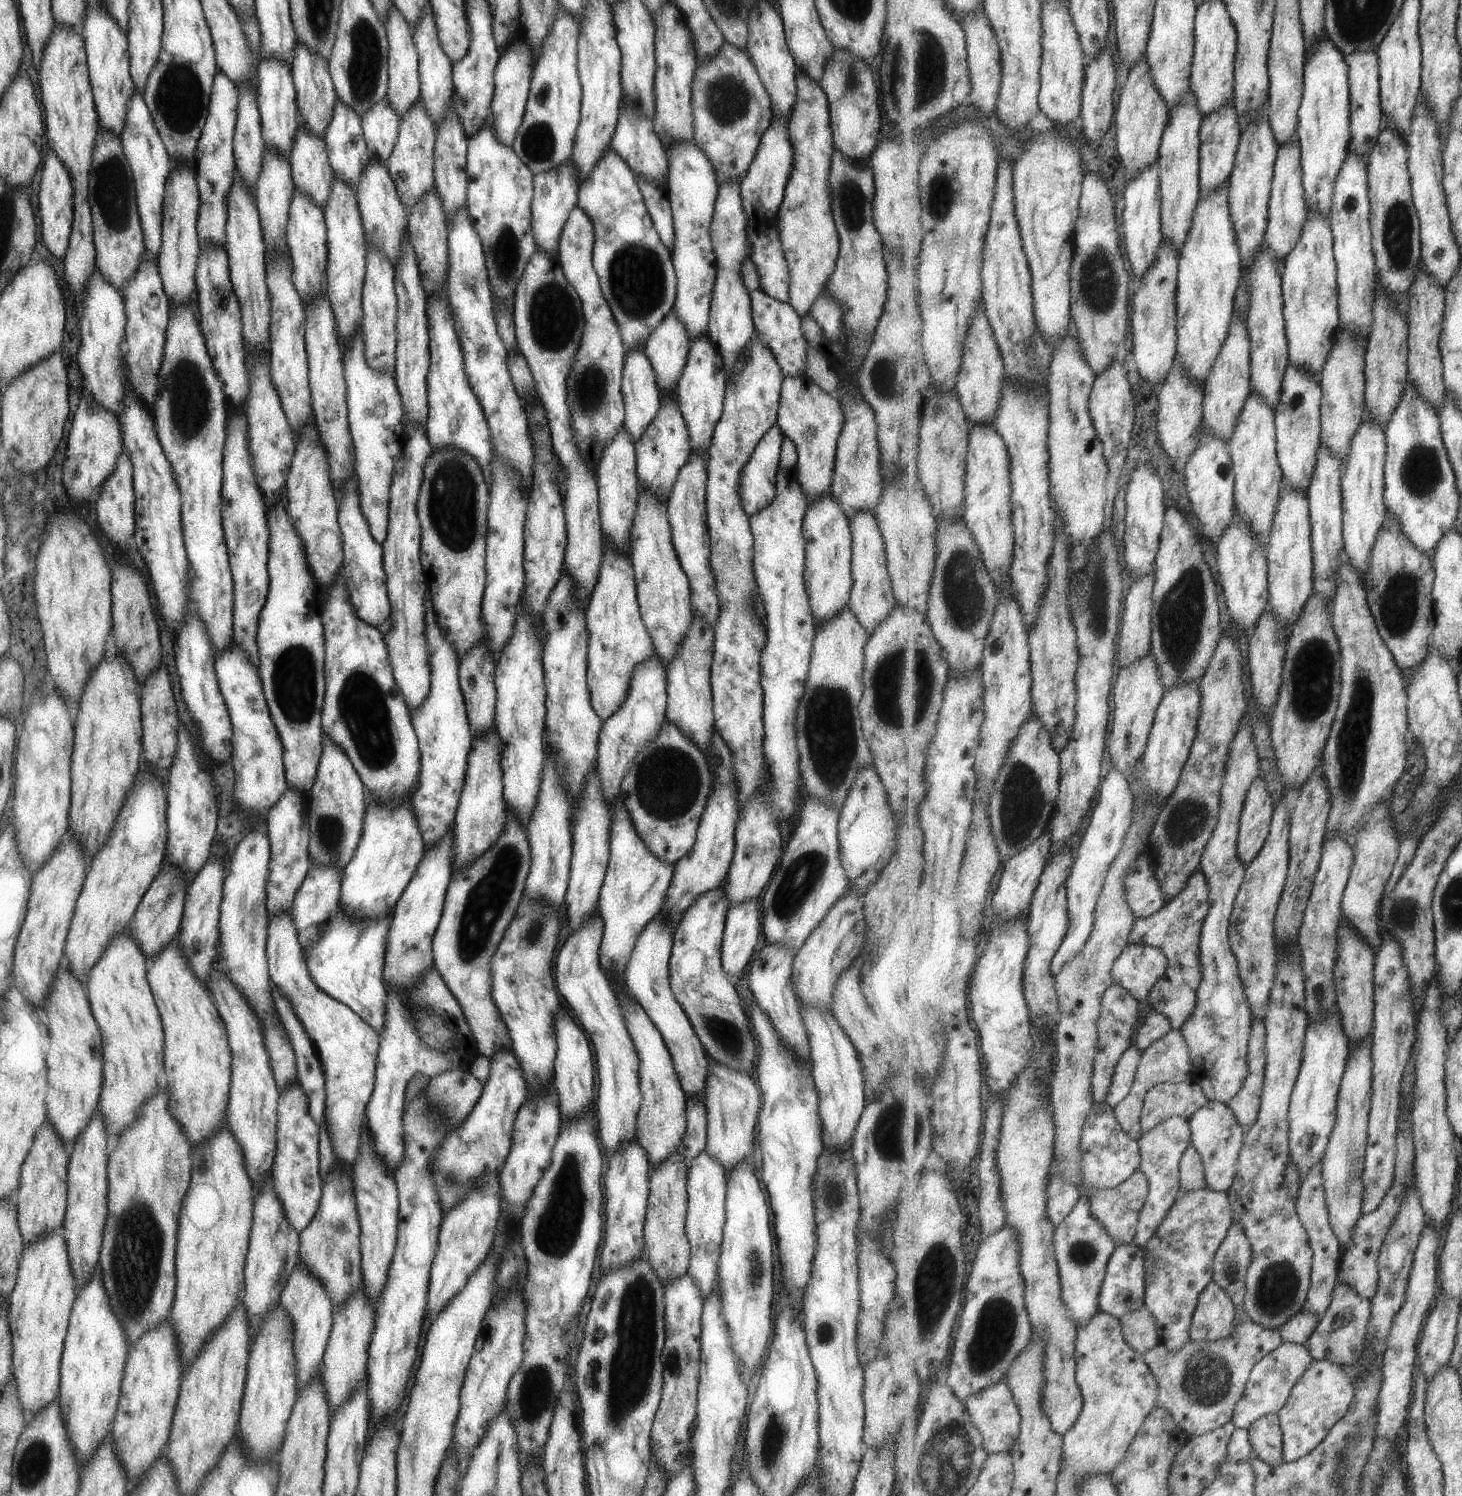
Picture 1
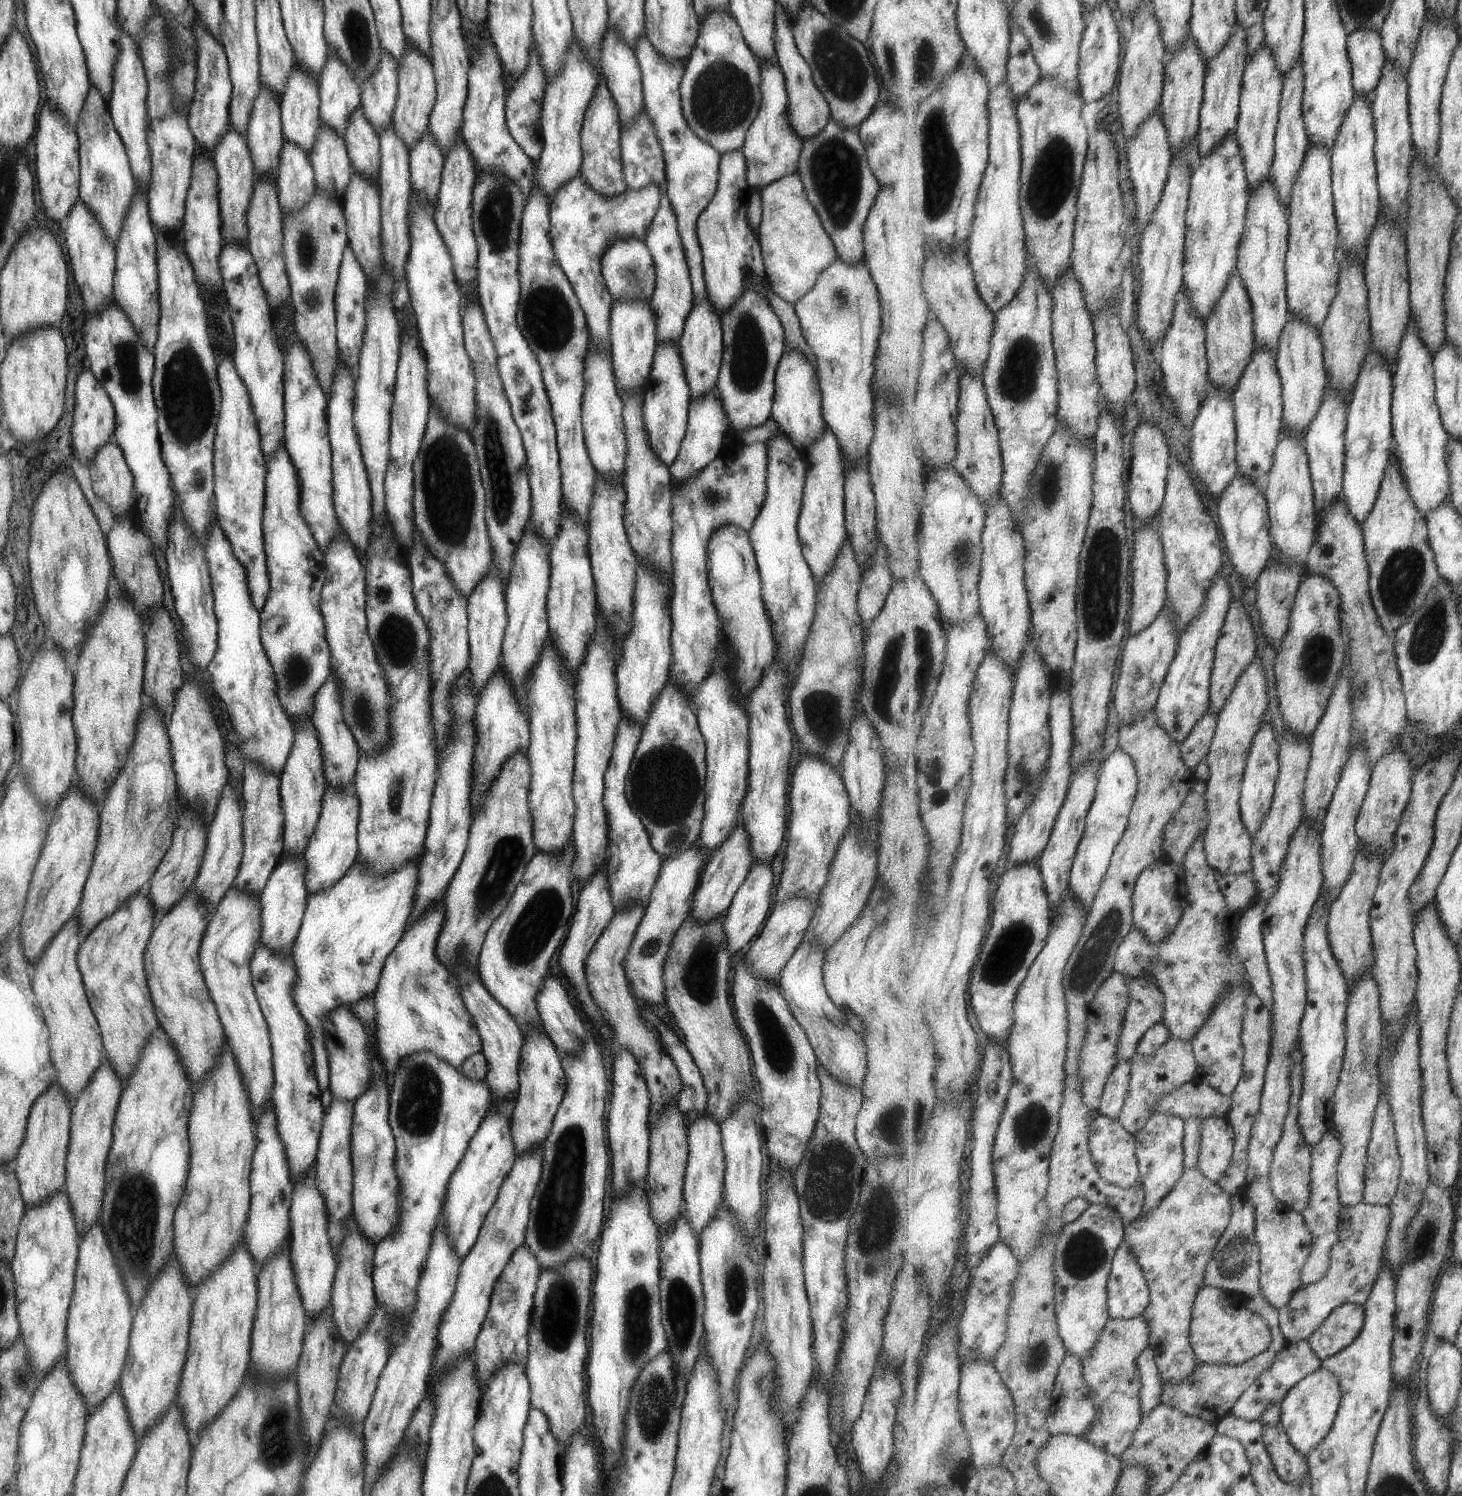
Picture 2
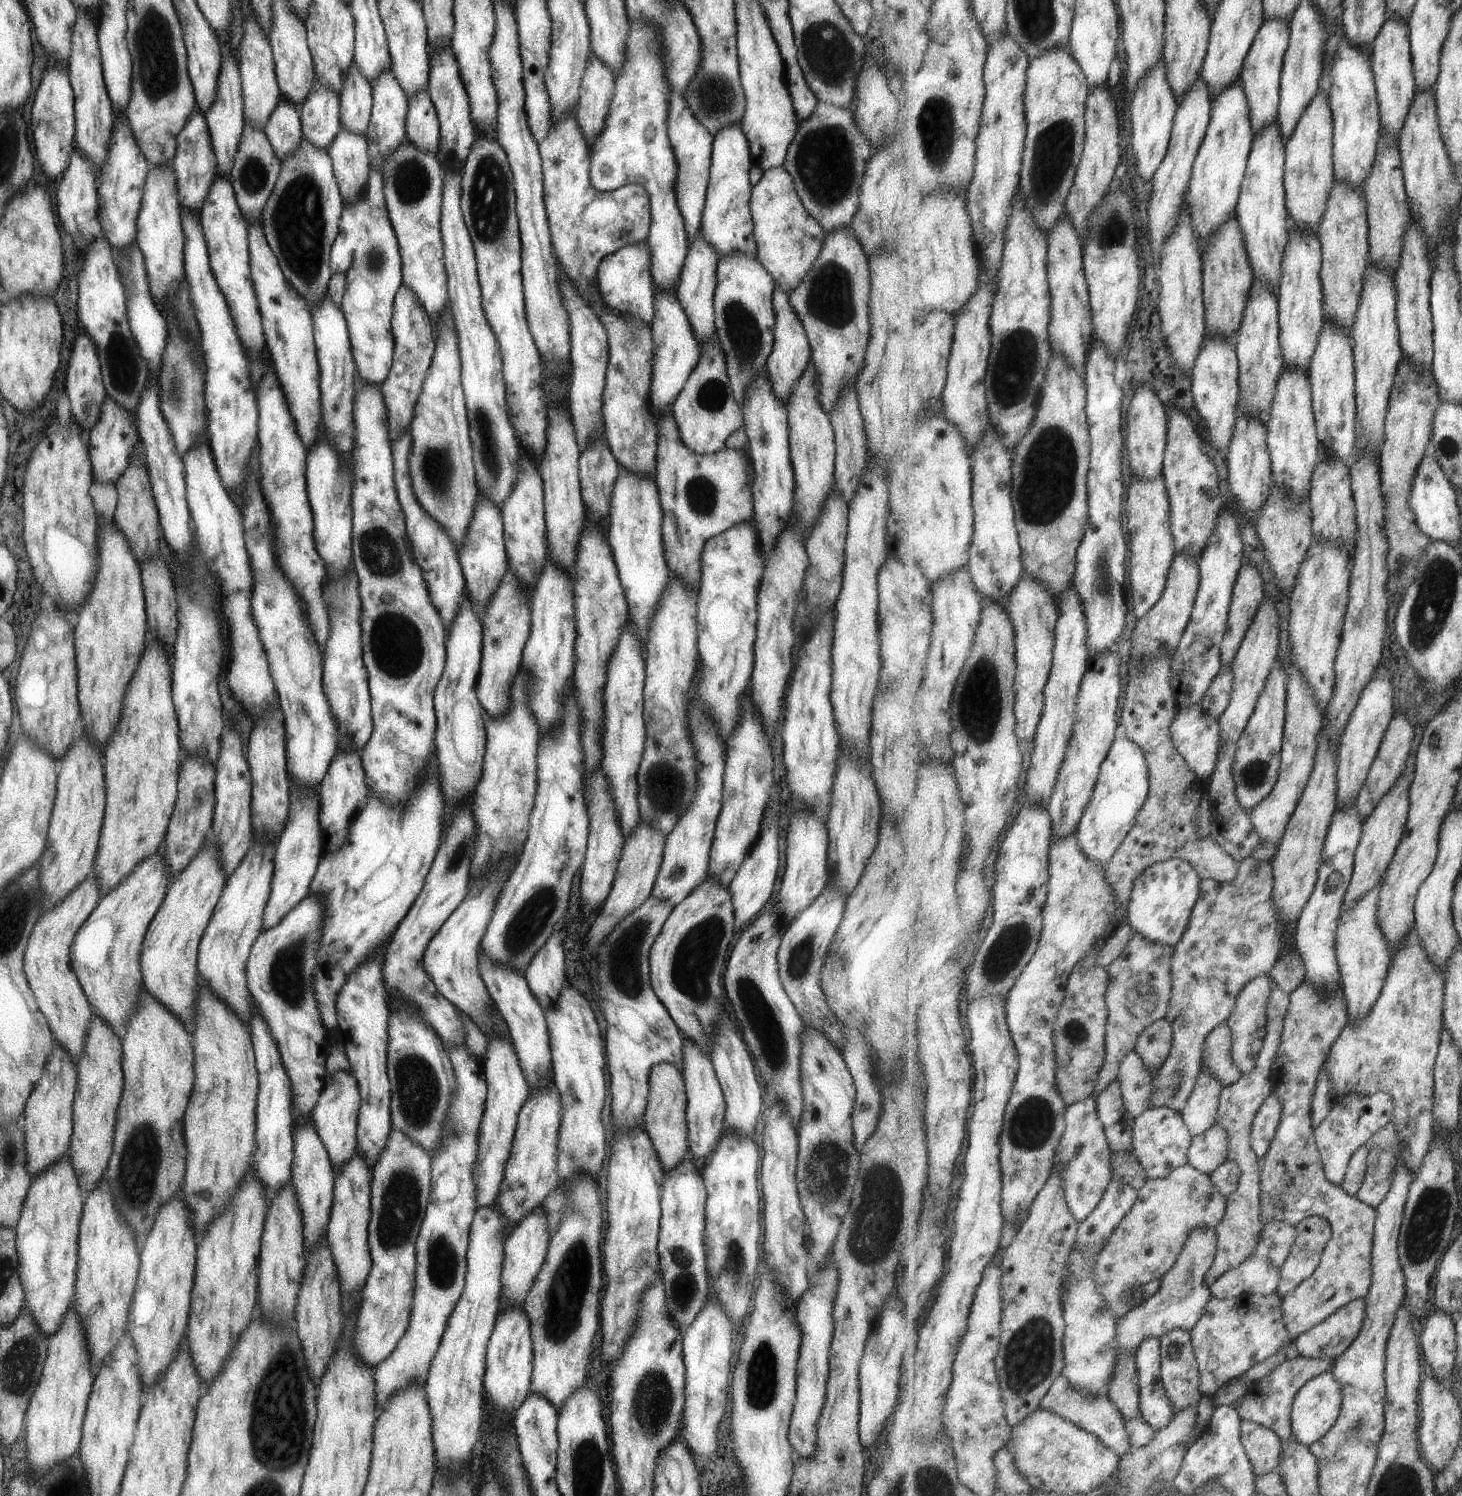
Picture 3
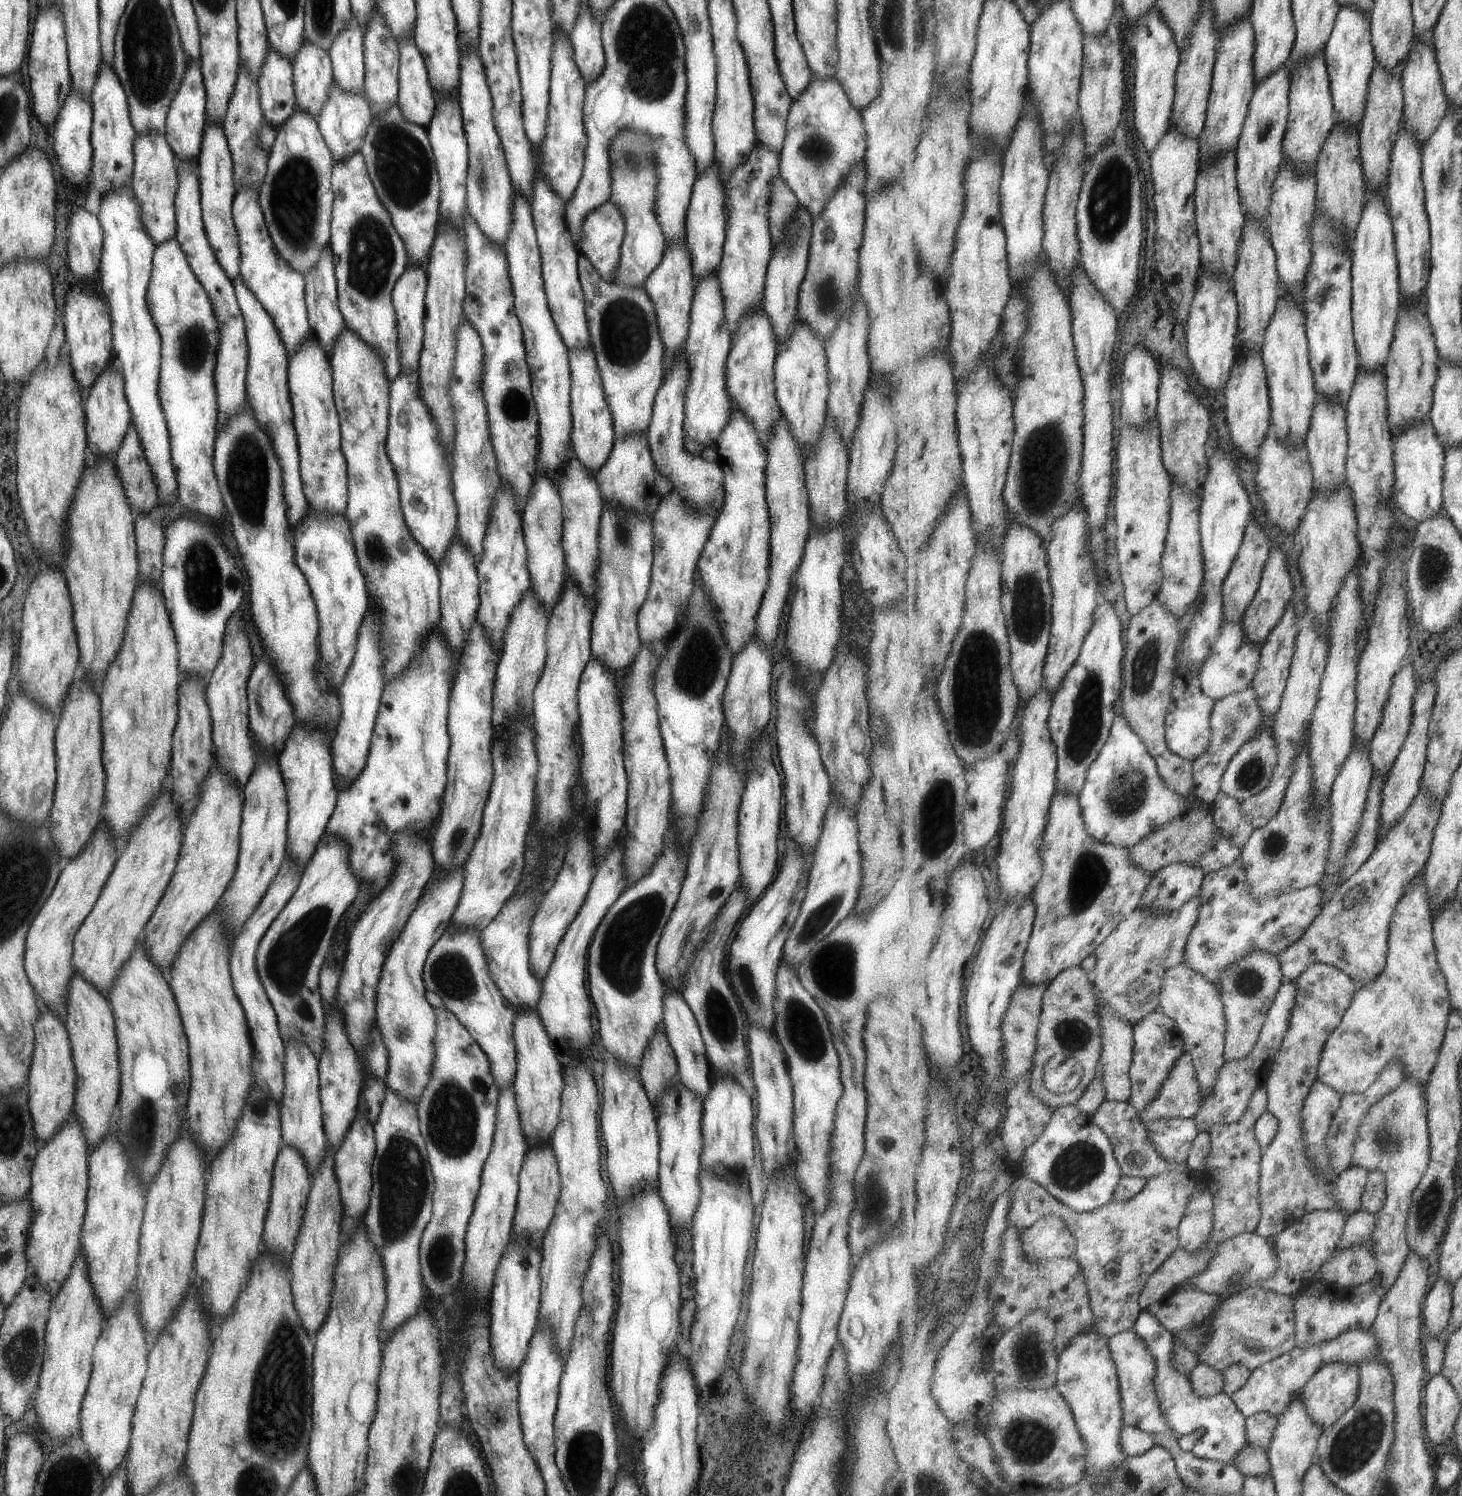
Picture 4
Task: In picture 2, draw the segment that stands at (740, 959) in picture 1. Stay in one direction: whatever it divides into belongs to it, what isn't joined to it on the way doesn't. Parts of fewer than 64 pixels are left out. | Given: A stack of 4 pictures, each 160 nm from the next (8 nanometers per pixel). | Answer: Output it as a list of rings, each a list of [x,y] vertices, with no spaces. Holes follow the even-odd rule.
[[[755,863],[750,866],[747,876],[735,891],[732,901],[725,912],[724,921],[722,924],[727,950],[731,955],[739,952],[759,930],[759,926],[763,924],[763,919],[766,917],[769,910],[769,894],[771,894],[771,880],[773,874],[769,870],[767,863]]]

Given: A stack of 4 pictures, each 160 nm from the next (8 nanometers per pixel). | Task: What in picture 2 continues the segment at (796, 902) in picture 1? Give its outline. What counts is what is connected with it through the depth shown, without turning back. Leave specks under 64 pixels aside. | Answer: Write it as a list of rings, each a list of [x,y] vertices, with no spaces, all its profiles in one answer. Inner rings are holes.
[[[805,753],[805,758],[793,770],[793,778],[789,784],[789,834],[787,834],[787,850],[783,872],[775,890],[775,903],[780,903],[788,895],[806,895],[817,897],[821,887],[826,883],[828,867],[831,864],[840,838],[850,823],[851,810],[845,785],[840,773],[833,770],[826,762],[814,755]]]

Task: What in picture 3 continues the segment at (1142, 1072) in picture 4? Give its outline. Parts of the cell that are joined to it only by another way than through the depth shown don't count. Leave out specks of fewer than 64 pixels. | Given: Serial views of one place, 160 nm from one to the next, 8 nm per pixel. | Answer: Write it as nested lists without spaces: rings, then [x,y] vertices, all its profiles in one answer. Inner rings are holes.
[[[1166,1018],[1148,1026],[1134,1048],[1152,1071],[1159,1071],[1170,1057],[1174,1044],[1174,1030]]]

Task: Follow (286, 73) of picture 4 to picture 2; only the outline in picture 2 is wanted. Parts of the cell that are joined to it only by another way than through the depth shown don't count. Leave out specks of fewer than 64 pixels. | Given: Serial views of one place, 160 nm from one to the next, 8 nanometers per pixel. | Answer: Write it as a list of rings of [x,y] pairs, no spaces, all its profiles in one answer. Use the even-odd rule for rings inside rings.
[[[282,138],[276,191],[281,212],[297,211],[316,188],[308,154]]]

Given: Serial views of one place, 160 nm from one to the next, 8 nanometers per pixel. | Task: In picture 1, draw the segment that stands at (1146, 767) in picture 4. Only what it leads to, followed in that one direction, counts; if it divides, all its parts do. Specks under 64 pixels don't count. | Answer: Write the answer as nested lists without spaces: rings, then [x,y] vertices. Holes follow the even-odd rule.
[[[1115,768],[1109,771],[1101,784],[1100,797],[1090,816],[1088,829],[1084,832],[1078,847],[1070,880],[1067,881],[1070,929],[1052,962],[1052,974],[1055,978],[1063,972],[1067,963],[1071,962],[1086,947],[1090,936],[1094,933],[1099,897],[1106,884],[1107,875],[1122,851],[1127,833],[1134,821],[1136,800],[1133,794],[1127,774]]]

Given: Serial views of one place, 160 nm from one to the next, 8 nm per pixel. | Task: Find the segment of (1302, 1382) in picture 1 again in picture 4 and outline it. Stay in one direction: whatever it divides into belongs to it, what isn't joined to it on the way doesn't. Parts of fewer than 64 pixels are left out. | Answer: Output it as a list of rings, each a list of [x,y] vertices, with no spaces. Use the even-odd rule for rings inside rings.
[[[1331,1363],[1324,1366],[1311,1378],[1301,1396],[1314,1422],[1324,1430],[1324,1428],[1329,1428],[1339,1422],[1347,1411],[1356,1406],[1360,1390],[1361,1374],[1356,1364]]]

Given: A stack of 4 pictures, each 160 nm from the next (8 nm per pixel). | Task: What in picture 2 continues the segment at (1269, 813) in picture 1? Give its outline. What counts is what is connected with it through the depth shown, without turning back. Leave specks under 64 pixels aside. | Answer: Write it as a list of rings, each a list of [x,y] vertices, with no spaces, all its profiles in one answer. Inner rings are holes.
[[[1267,721],[1255,735],[1242,782],[1242,797],[1240,798],[1243,820],[1253,840],[1259,829],[1263,828],[1274,804],[1276,784],[1280,773],[1280,742],[1277,742],[1273,728],[1266,723]]]

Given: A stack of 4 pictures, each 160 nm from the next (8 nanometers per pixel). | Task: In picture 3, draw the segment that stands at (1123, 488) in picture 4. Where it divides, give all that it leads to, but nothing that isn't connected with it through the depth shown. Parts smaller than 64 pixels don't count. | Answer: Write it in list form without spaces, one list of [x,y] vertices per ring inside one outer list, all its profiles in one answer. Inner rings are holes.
[[[1164,476],[1149,480],[1131,478],[1127,497],[1126,525],[1131,541],[1131,568],[1129,572],[1133,612],[1143,619],[1163,598],[1176,555],[1171,528],[1170,496]]]

